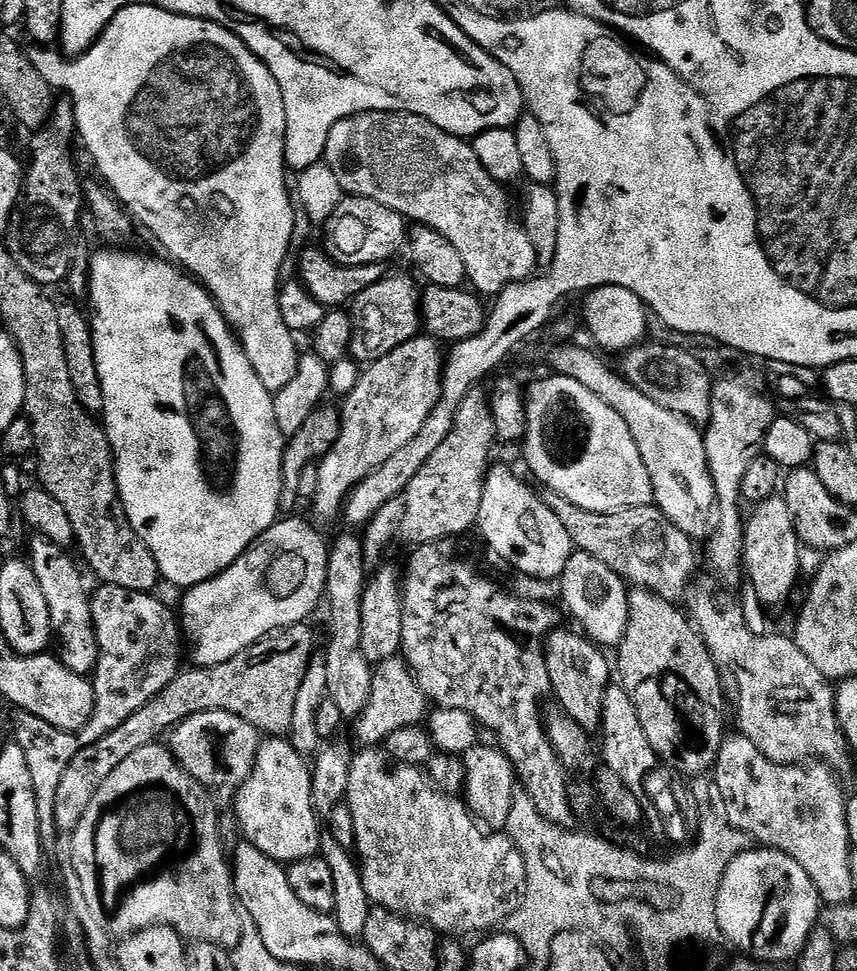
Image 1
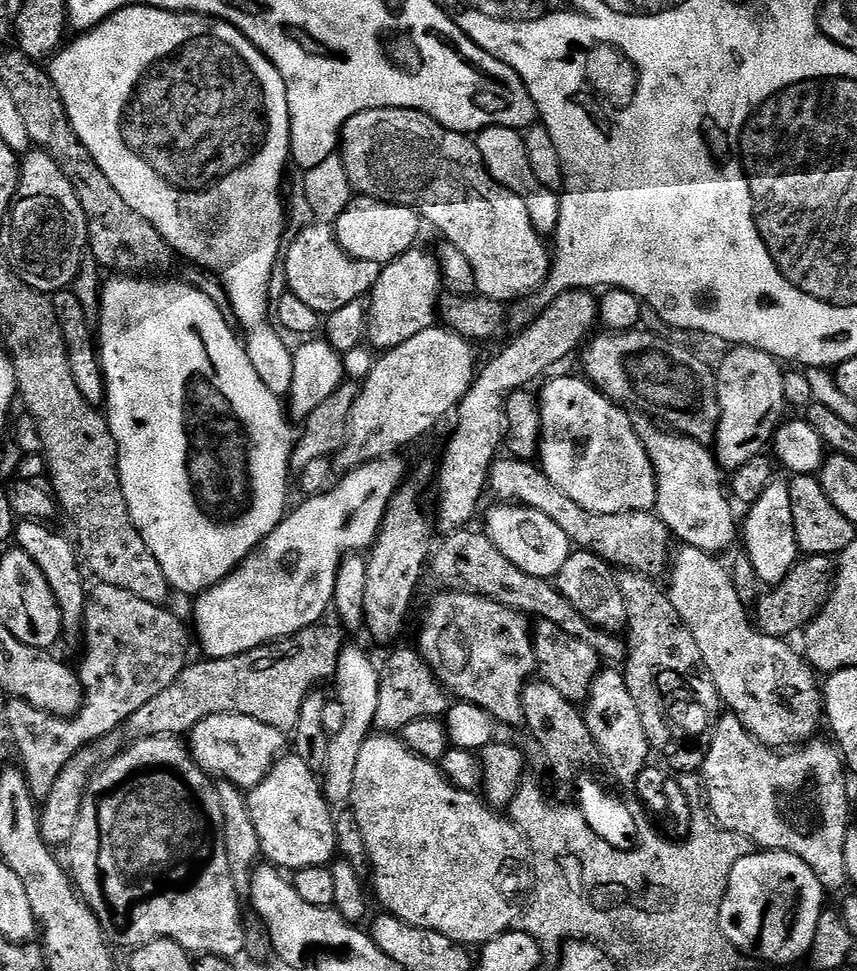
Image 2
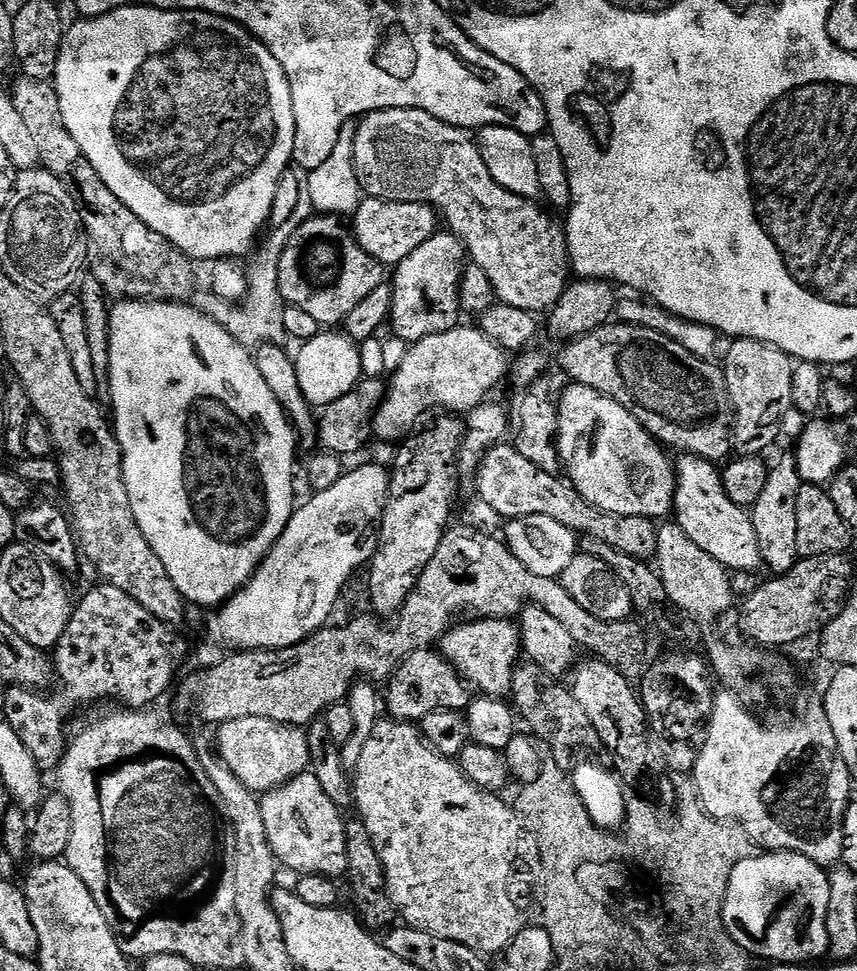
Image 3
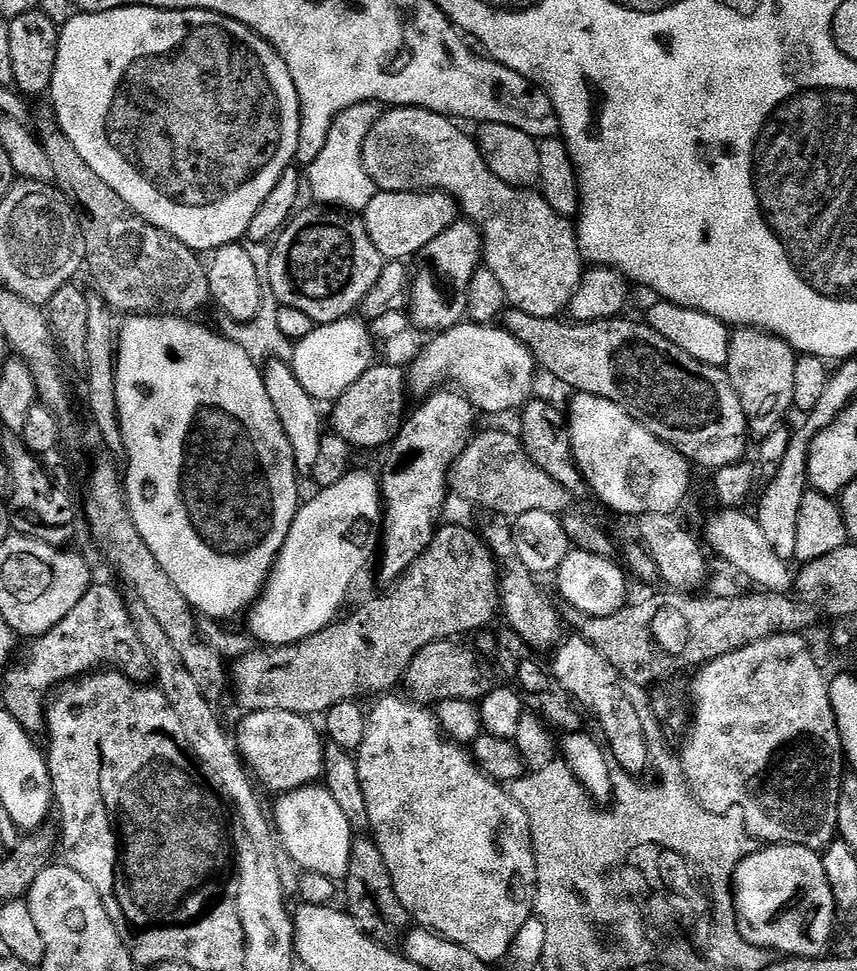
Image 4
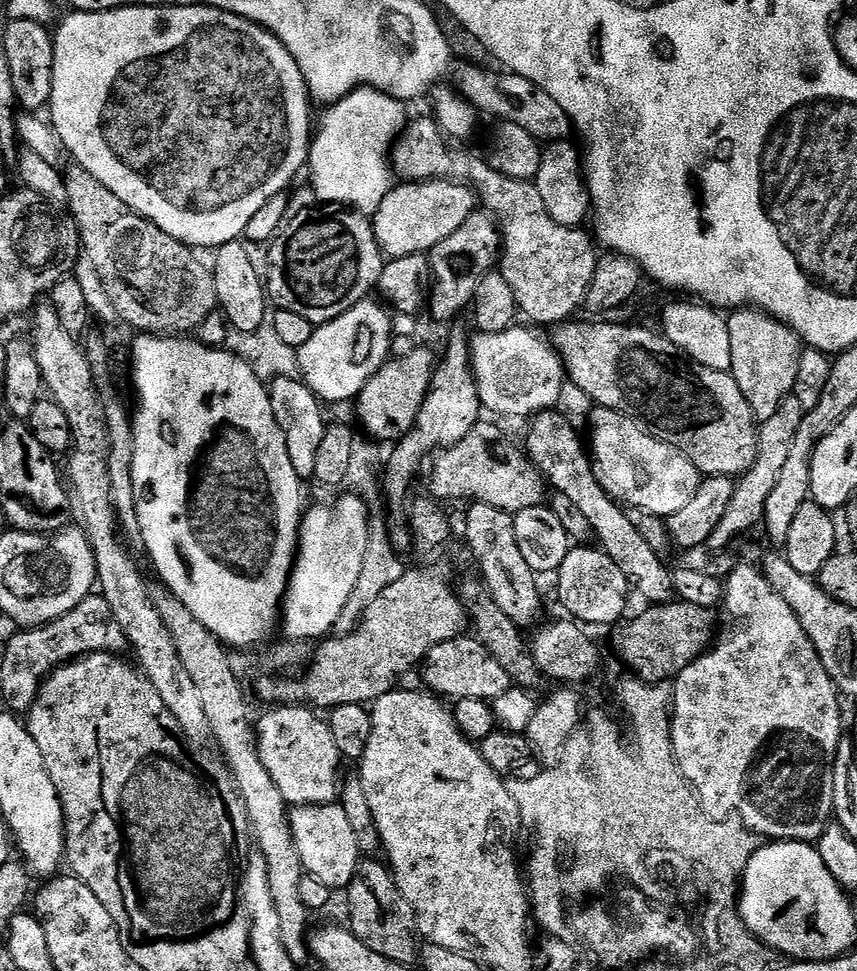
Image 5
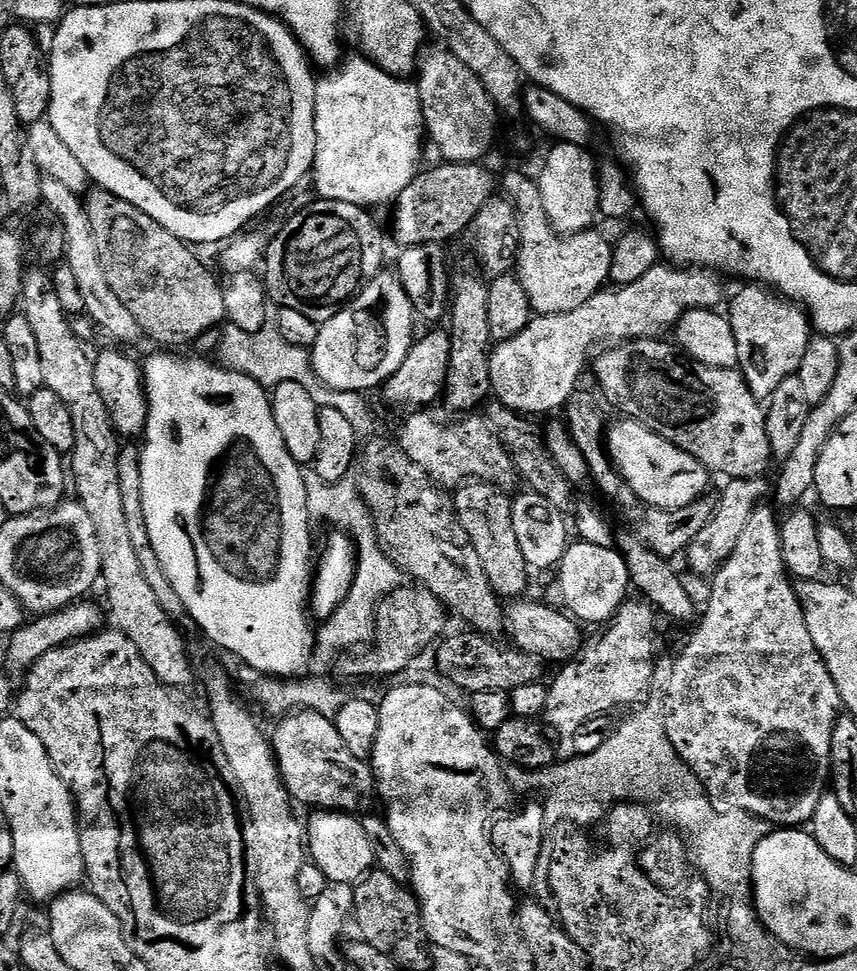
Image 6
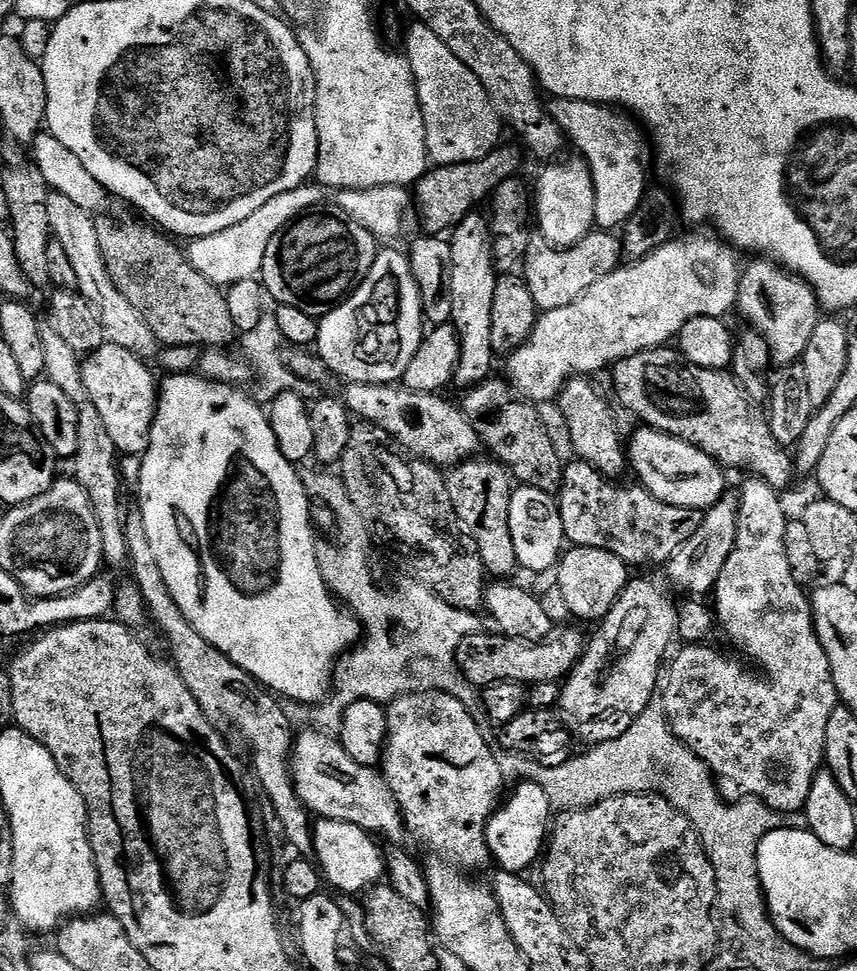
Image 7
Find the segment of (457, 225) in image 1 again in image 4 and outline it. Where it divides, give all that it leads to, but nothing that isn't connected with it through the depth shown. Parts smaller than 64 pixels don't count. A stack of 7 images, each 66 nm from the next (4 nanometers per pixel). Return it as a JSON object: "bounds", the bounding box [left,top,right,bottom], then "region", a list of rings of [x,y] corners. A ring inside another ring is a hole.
{"bounds":[362,106,586,320],"region":[[[392,106],[385,114],[377,115],[368,136],[364,139],[362,158],[366,172],[381,192],[423,192],[439,190],[448,193],[459,205],[459,211],[480,229],[482,260],[494,270],[502,290],[506,290],[508,304],[515,311],[525,312],[534,318],[550,320],[559,317],[572,300],[576,286],[586,271],[586,261],[576,242],[576,229],[567,216],[560,216],[545,202],[539,191],[528,186],[502,182],[498,174],[486,166],[479,143],[459,128],[455,119],[432,112],[429,108],[402,108]]]}

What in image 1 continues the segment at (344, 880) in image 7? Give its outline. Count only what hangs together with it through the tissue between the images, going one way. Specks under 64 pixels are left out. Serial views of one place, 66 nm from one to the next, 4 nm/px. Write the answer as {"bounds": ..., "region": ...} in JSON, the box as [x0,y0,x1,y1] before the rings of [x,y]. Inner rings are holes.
{"bounds":[234,739,322,866],"region":[[[265,739],[256,755],[252,773],[234,792],[243,839],[285,866],[317,855],[322,824],[311,800],[311,780],[309,761],[299,756],[287,739]]]}

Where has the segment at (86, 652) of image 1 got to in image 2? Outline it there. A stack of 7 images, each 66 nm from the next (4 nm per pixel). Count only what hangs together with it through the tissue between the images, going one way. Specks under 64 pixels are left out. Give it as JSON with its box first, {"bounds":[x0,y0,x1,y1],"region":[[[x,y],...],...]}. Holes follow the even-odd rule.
{"bounds":[14,520,89,641],"region":[[[20,520],[14,533],[15,547],[21,548],[34,562],[38,562],[38,570],[46,574],[46,582],[50,582],[50,590],[58,602],[60,611],[60,627],[65,637],[79,641],[84,626],[84,607],[87,606],[89,593],[84,588],[84,576],[82,561],[74,547],[73,541],[68,540],[60,532],[43,520]]]}

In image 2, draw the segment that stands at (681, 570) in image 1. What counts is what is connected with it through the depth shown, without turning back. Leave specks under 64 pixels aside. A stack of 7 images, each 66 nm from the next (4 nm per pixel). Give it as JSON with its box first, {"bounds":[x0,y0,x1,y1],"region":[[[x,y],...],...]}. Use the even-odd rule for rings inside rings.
{"bounds":[488,458,674,578],"region":[[[497,458],[488,471],[488,488],[500,502],[525,504],[527,508],[538,510],[554,522],[566,534],[566,538],[577,549],[592,552],[607,564],[620,570],[641,572],[653,578],[665,575],[670,564],[670,549],[674,540],[668,527],[660,521],[655,511],[623,512],[622,514],[598,514],[578,506],[574,498],[566,498],[550,478],[546,478],[544,469],[535,463],[515,458]]]}

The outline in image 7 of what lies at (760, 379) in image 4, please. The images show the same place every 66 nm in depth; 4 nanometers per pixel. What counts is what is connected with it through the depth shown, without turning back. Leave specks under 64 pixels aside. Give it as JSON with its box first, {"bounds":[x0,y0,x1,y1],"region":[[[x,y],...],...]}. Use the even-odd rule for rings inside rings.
{"bounds":[736,258,822,365],"region":[[[756,258],[753,261],[753,264],[745,263],[740,273],[736,308],[748,319],[747,327],[764,341],[767,359],[773,365],[797,363],[803,357],[806,346],[810,346],[814,326],[818,326],[822,318],[822,305],[816,289],[771,258]]]}

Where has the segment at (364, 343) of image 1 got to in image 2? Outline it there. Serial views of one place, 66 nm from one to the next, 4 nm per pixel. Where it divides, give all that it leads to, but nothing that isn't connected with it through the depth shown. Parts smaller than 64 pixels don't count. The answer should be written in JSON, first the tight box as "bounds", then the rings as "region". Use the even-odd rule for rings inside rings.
{"bounds":[366,246,442,350],"region":[[[413,246],[408,252],[401,254],[391,264],[381,267],[380,277],[372,287],[366,300],[368,322],[366,325],[366,340],[373,349],[387,350],[402,346],[402,342],[414,338],[414,334],[422,334],[422,330],[433,327],[438,320],[438,301],[442,295],[440,283],[440,266],[431,251],[423,252],[420,246]]]}

